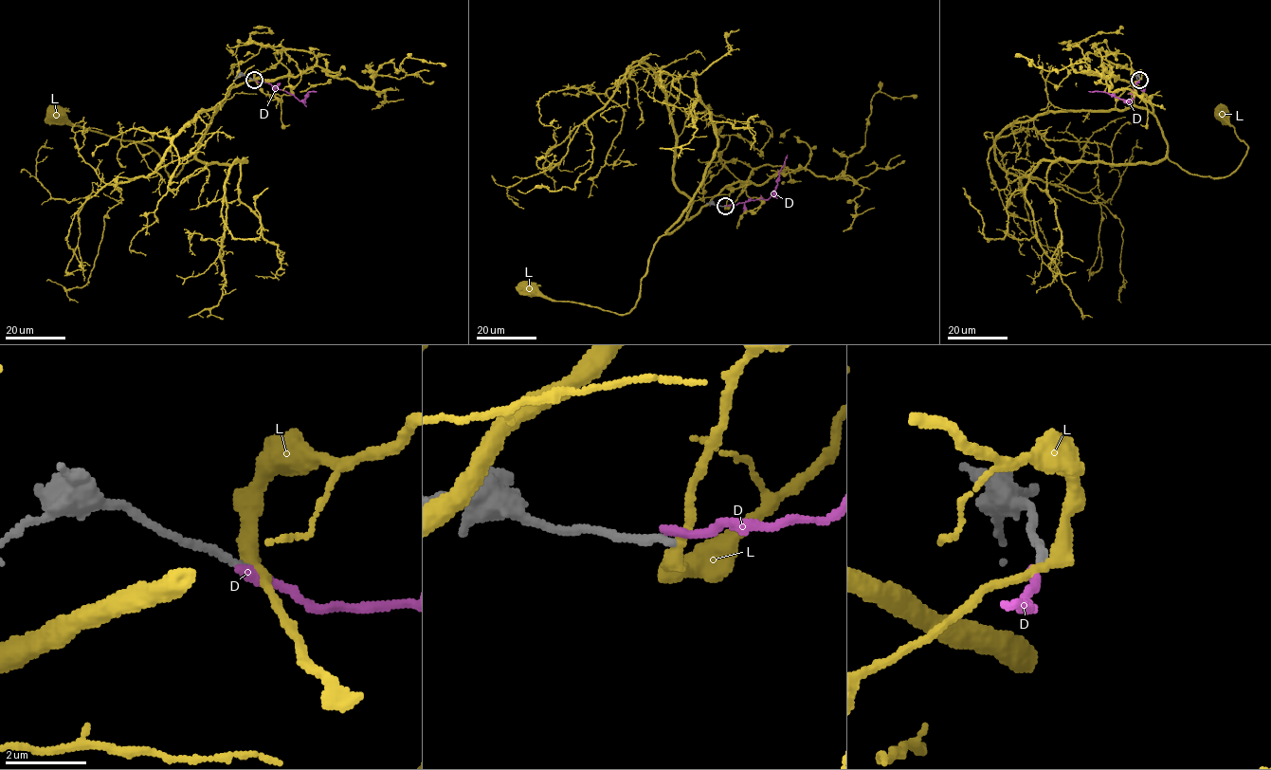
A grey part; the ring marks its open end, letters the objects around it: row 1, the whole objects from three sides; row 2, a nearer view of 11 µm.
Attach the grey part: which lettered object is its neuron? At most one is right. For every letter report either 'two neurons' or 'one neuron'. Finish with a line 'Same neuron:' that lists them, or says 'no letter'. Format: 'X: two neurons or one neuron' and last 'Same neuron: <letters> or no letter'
D: two neurons
L: two neurons
Same neuron: no letter

